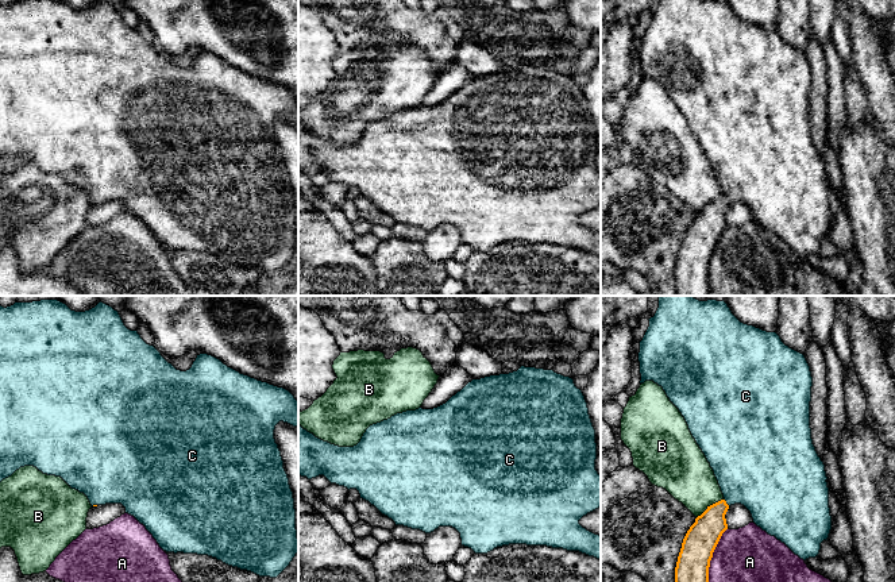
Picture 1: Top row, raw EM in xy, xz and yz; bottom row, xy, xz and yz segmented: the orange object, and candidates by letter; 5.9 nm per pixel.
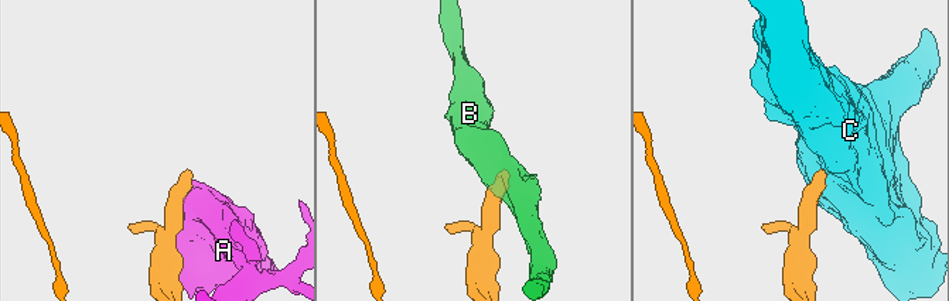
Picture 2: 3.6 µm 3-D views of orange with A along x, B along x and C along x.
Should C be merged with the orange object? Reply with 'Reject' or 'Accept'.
Accept

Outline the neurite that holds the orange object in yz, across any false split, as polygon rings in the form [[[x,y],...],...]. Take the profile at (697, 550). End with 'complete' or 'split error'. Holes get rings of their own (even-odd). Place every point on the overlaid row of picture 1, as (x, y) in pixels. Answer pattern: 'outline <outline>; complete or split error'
outline [[[659,296],[659,308],[655,316],[648,320],[649,327],[643,340],[640,342],[640,383],[644,383],[645,381],[653,381],[663,388],[670,401],[679,409],[679,412],[684,417],[693,438],[695,439],[697,444],[710,463],[710,467],[713,469],[724,494],[724,498],[707,506],[707,509],[695,519],[695,523],[687,531],[675,567],[675,582],[709,582],[709,567],[713,552],[722,533],[728,529],[725,514],[729,506],[734,504],[744,505],[751,512],[753,523],[757,527],[784,543],[801,559],[806,560],[809,558],[818,556],[821,543],[823,540],[828,540],[829,537],[832,529],[832,516],[829,508],[829,487],[826,482],[828,477],[825,471],[825,465],[818,456],[811,439],[810,401],[813,377],[805,355],[786,346],[776,332],[767,332],[753,325],[741,323],[732,313],[730,308],[724,300],[699,301],[693,296]]]; split error

